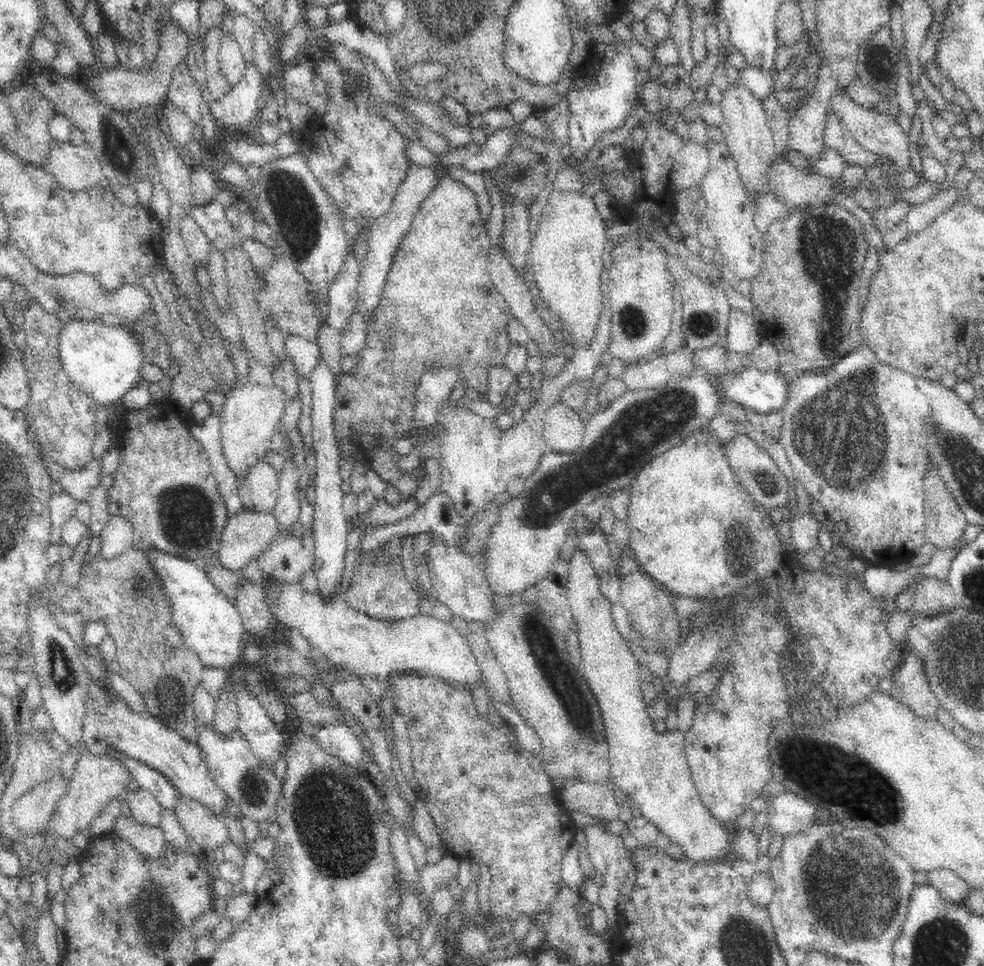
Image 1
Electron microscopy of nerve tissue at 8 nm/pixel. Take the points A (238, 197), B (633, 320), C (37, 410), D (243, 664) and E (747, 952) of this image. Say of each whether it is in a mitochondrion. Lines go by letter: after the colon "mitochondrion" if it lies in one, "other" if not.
A: other
B: mitochondrion
C: other
D: other
E: mitochondrion

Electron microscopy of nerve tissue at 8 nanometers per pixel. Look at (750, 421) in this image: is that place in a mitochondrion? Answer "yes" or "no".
no

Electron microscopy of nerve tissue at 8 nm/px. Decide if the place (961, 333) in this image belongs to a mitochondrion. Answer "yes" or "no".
no

